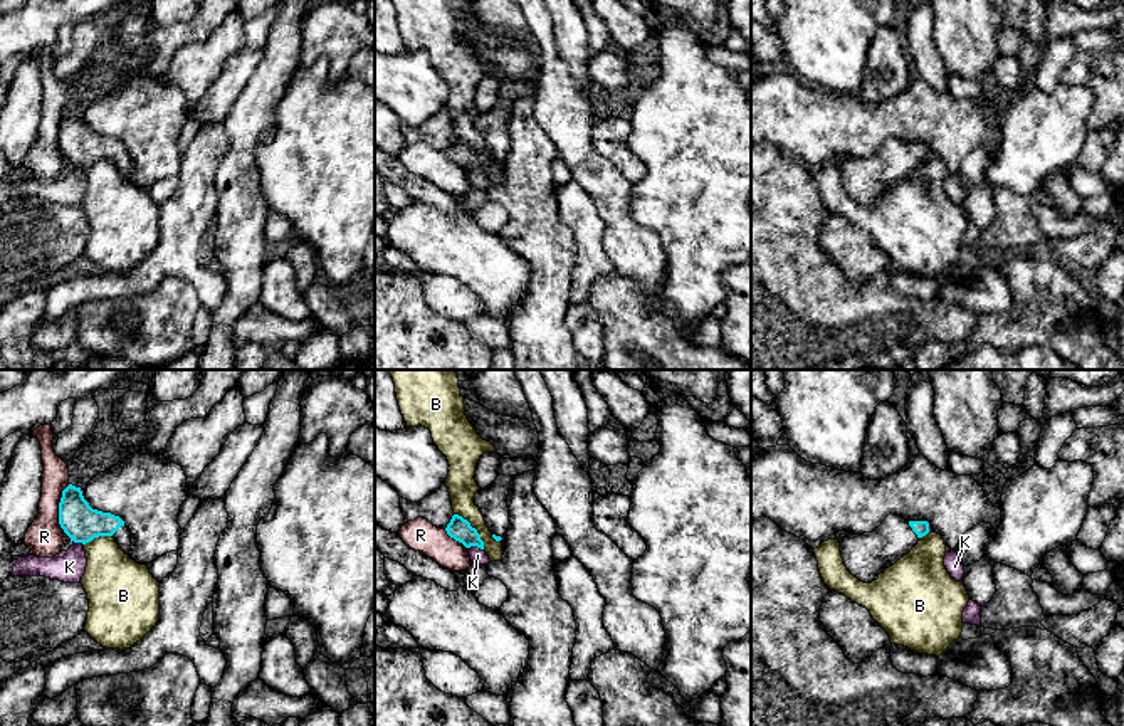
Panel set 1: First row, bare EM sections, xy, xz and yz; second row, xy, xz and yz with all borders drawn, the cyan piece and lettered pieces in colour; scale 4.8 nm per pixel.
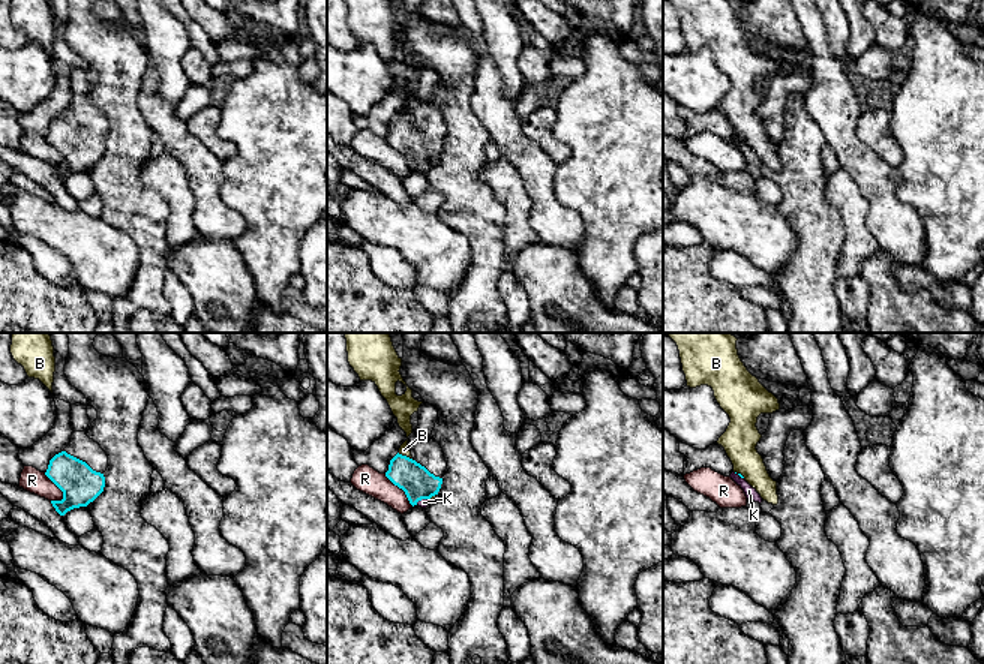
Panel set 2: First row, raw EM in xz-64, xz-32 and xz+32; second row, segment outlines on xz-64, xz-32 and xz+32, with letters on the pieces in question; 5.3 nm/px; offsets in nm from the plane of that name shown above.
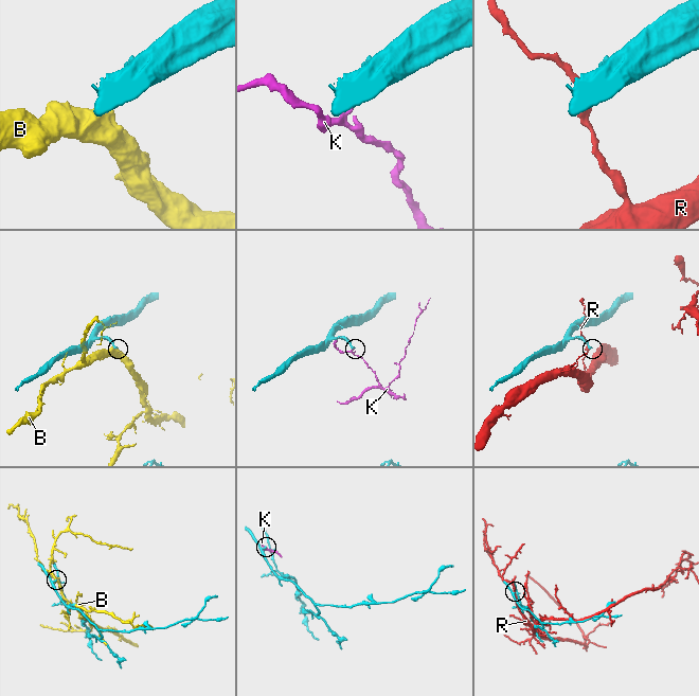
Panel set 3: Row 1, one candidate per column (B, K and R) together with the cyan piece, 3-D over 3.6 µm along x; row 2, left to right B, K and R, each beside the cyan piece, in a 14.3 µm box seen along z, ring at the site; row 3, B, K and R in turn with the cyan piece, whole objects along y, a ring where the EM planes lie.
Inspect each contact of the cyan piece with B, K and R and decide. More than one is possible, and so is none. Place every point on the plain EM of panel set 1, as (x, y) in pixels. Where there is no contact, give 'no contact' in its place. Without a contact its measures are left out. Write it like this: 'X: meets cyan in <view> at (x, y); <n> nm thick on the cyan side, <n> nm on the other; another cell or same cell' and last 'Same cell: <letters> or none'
B: meets cyan in xz at (474, 152); 110 nm thick on the cyan side, 140 nm on the other; another cell
K: meets cyan in xz at (476, 168); 110 nm thick on the cyan side, 70 nm on the other; another cell
R: meets cyan in xy at (59, 133); 180 nm thick on the cyan side, 170 nm on the other; another cell
Same cell: none

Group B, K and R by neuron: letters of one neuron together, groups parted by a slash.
B / K / R

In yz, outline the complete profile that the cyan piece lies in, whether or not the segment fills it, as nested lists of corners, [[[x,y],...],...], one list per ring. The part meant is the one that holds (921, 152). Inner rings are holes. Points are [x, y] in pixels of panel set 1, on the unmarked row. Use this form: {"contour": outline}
{"contour": [[[889,138],[875,155],[850,156],[842,161],[838,165],[840,176],[854,200],[864,207],[872,207],[885,192],[907,178],[927,156],[927,145],[906,145],[897,138]]]}

